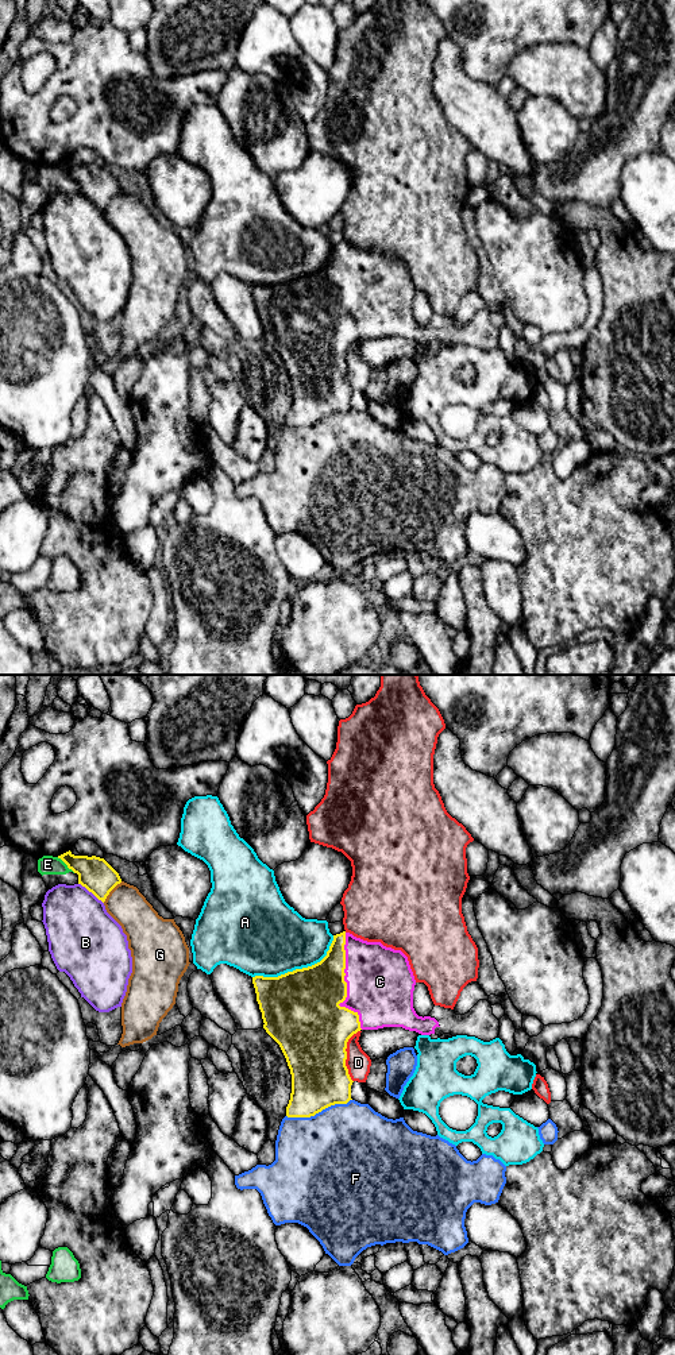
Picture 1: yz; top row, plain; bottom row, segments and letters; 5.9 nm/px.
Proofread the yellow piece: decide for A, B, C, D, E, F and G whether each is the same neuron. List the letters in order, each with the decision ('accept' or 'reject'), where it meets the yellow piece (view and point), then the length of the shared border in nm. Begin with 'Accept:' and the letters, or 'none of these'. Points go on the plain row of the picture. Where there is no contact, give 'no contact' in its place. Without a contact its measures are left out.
Accept: C
A: reject; contact yz (299, 278); length 550 nm
B: reject; contact yz (91, 200); length 200 nm
C: accept; contact yz (346, 294); length 600 nm
D: reject; contact yz (346, 365); length 320 nm
E: reject; contact yz (66, 173); length 140 nm
F: reject; contact yz (319, 420); length 400 nm
G: reject; contact yz (111, 199); length 170 nm

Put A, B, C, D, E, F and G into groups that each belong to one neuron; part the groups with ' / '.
A / B / C / D / E / F / G

